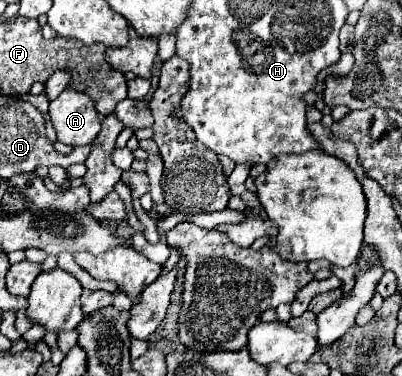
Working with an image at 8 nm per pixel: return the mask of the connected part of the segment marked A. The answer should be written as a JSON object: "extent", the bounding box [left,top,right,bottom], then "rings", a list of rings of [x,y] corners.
{"extent":[49,87,101,145],"rings":[[[67,87],[49,105],[49,117],[57,133],[57,141],[65,145],[89,145],[99,135],[101,117],[95,111],[91,97]]]}

